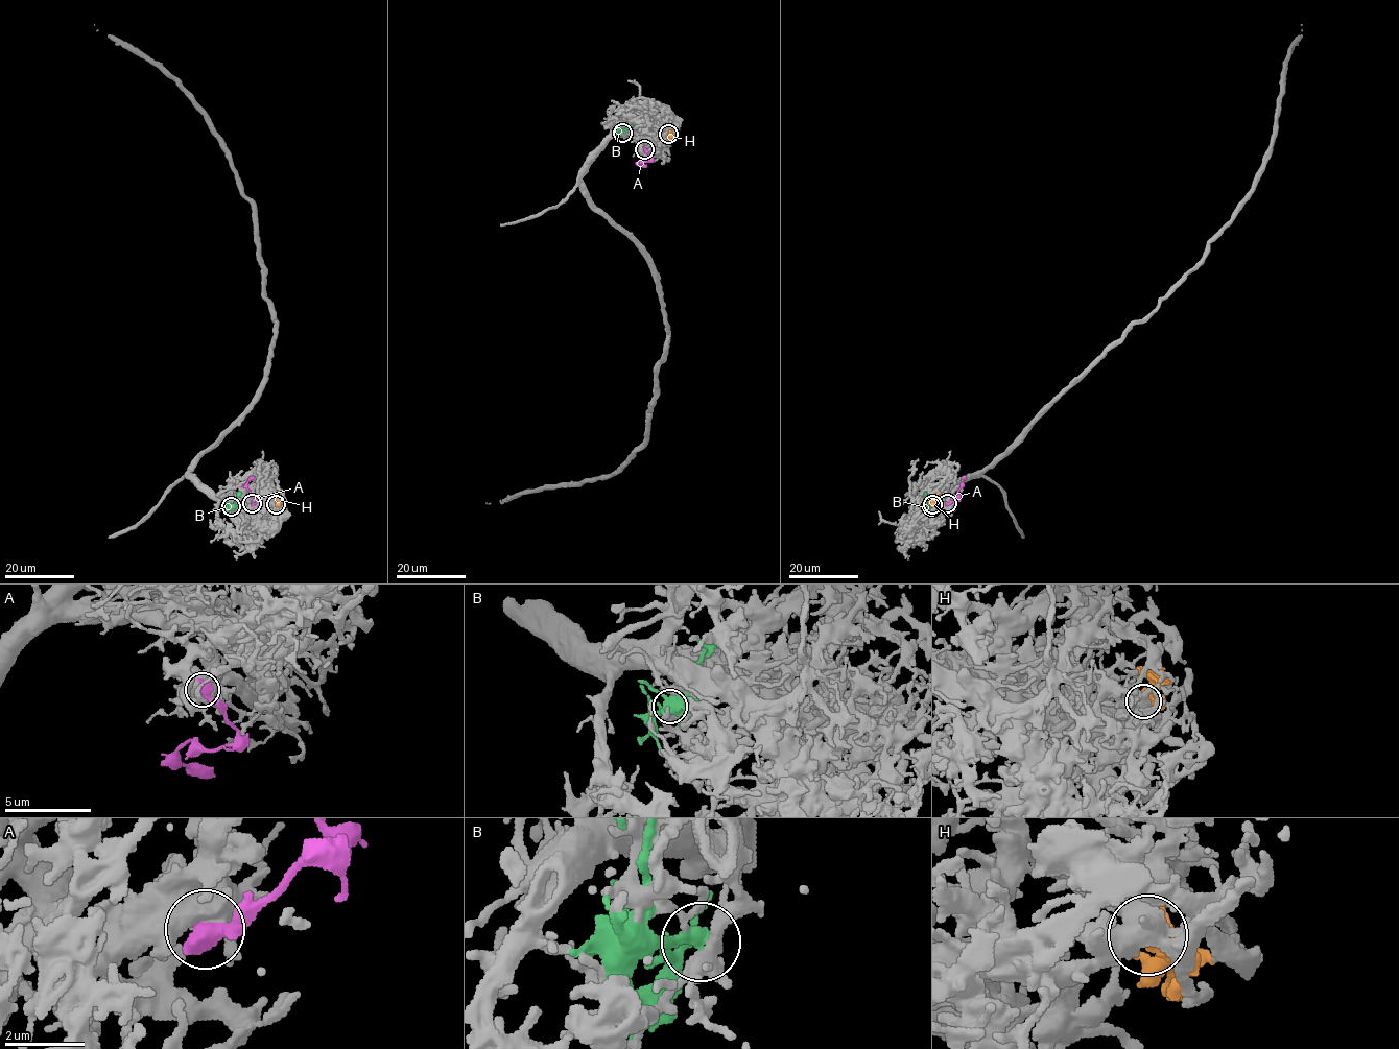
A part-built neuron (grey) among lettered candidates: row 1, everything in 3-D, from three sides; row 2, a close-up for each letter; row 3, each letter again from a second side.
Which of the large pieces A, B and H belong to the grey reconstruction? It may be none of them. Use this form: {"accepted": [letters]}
{"accepted": ["H"]}

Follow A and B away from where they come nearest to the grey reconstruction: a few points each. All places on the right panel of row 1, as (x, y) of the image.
A: (947, 503), (959, 497), (957, 491), (965, 477)
B: (930, 506), (926, 505), (925, 492)

